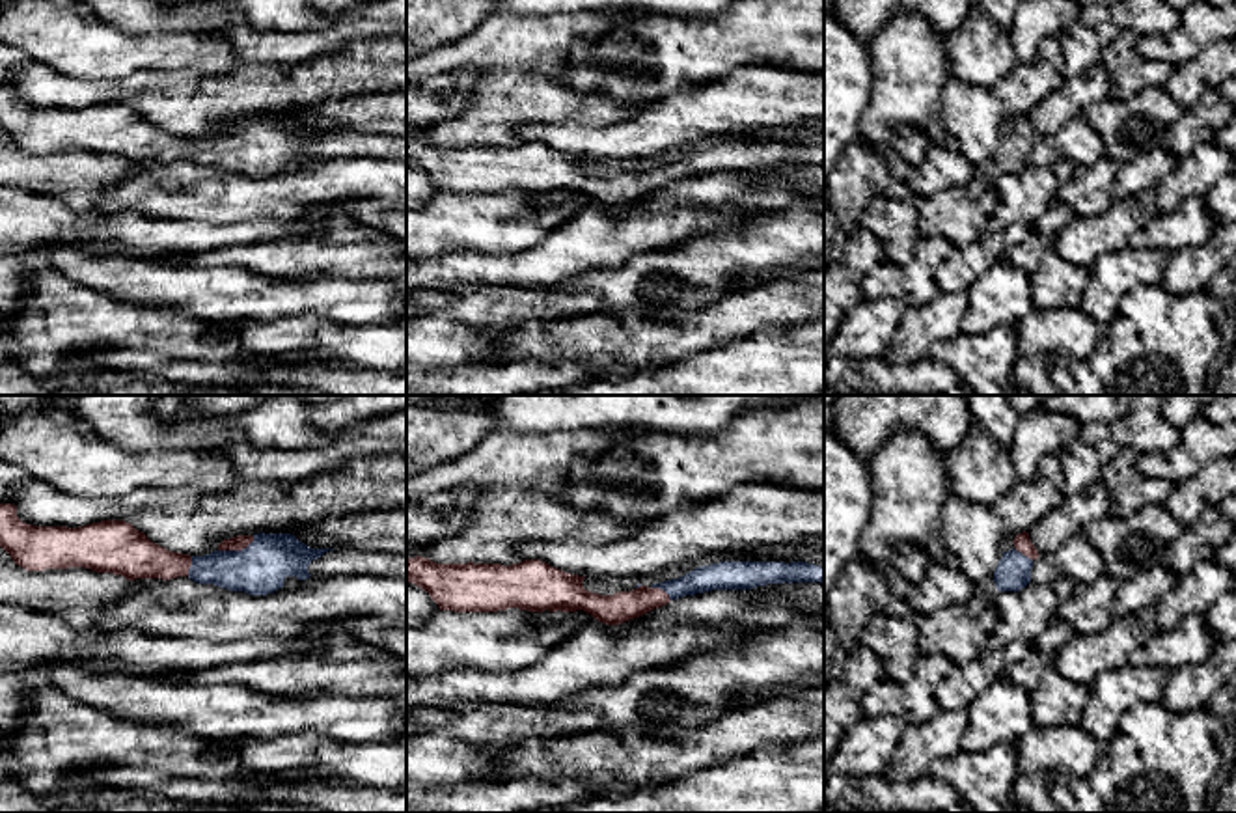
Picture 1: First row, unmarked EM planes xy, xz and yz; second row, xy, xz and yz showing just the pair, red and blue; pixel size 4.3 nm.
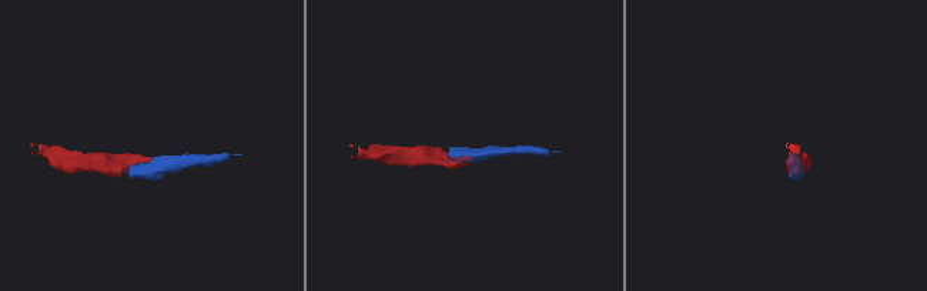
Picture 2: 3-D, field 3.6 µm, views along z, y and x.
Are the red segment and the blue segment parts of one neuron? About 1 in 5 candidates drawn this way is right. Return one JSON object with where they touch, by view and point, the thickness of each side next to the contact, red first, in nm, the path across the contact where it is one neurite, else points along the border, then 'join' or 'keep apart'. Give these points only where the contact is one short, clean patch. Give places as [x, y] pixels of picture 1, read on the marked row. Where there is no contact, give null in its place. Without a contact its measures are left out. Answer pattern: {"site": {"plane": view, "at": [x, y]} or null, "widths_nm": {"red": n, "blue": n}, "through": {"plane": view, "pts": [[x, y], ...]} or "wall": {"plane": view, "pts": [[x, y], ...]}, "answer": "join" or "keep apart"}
{"site": {"plane": "xy", "at": [237, 549]}, "widths_nm": {"red": 60, "blue": 220}, "through": {"plane": "xy", "pts": [[241, 541], [237, 549], [261, 567]]}, "answer": "join"}

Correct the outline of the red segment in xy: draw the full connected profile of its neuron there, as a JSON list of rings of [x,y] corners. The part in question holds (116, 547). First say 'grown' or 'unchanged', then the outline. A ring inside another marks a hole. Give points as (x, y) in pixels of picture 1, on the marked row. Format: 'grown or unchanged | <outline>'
grown | [[[0,503],[0,546],[26,571],[84,567],[97,572],[136,578],[188,576],[198,584],[214,584],[250,595],[274,593],[280,587],[295,587],[309,578],[308,565],[334,548],[311,548],[291,533],[254,533],[224,539],[218,548],[205,556],[172,552],[153,543],[144,531],[125,520],[101,520],[78,528],[34,526],[17,517],[17,505]]]

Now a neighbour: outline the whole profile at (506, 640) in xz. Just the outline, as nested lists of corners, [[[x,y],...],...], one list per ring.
[[[438,610],[423,625],[406,625],[406,677],[453,669],[515,671],[572,636],[582,625],[574,612],[557,623],[535,621],[537,612]]]

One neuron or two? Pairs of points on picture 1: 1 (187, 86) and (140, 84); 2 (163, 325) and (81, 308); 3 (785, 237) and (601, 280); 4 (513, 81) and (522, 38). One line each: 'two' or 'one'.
1: one
2: one
3: one
4: two

